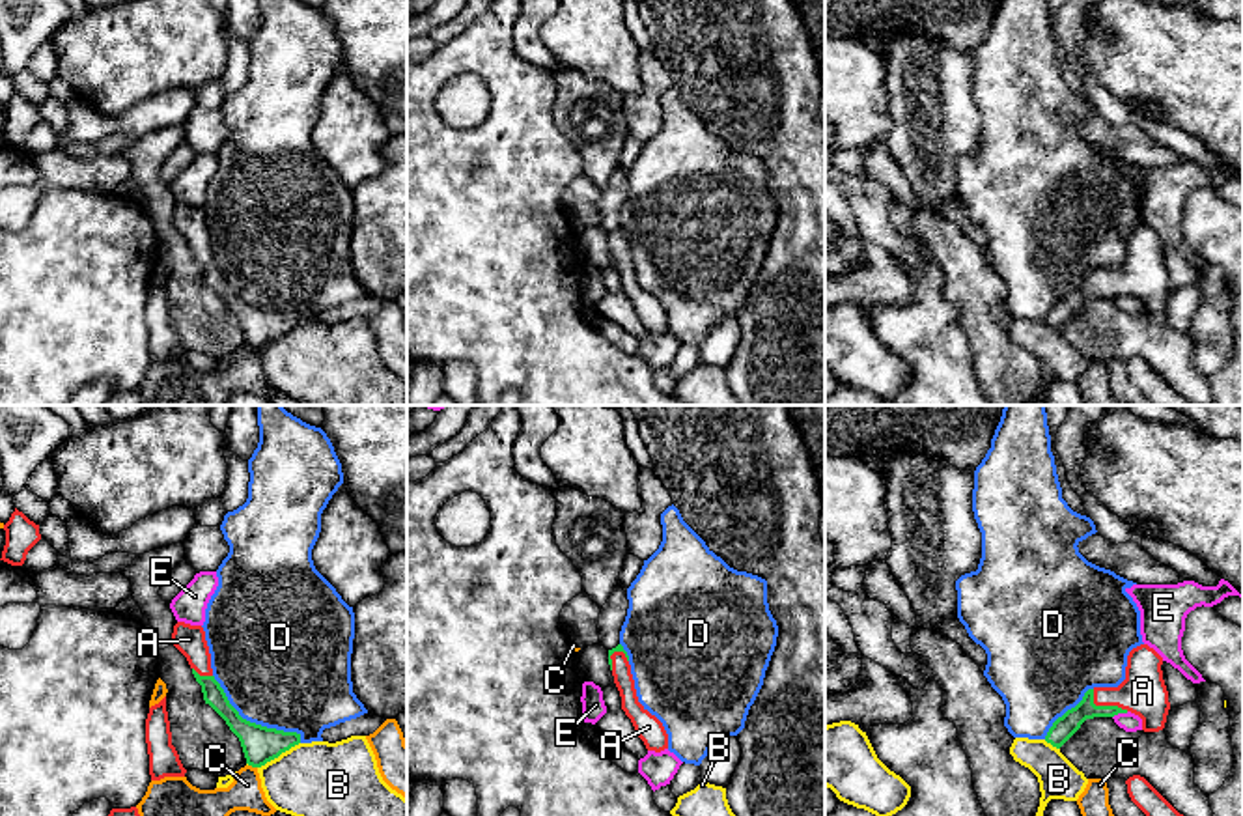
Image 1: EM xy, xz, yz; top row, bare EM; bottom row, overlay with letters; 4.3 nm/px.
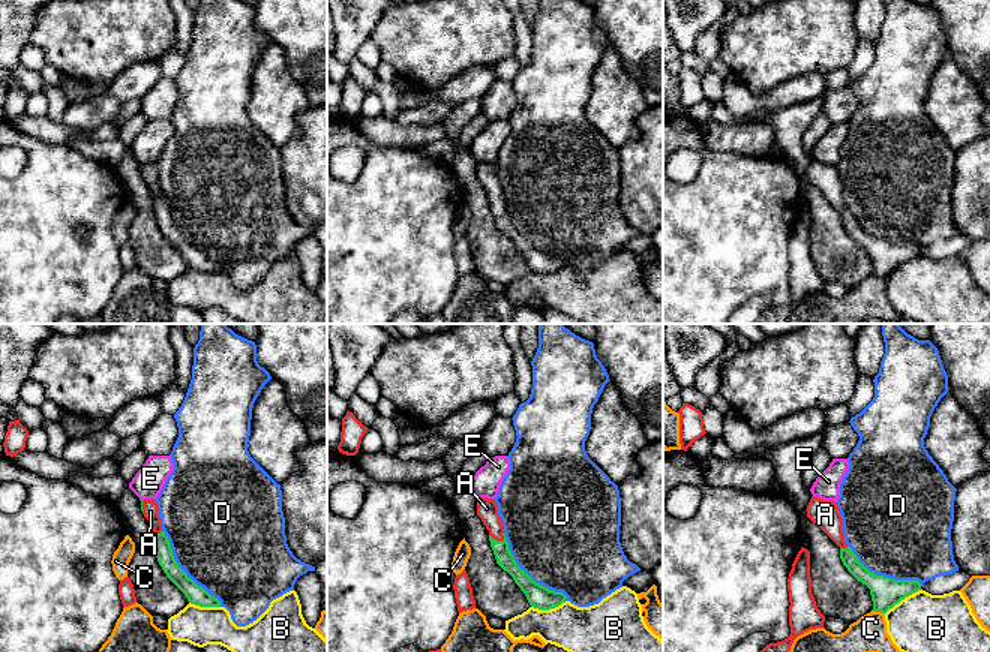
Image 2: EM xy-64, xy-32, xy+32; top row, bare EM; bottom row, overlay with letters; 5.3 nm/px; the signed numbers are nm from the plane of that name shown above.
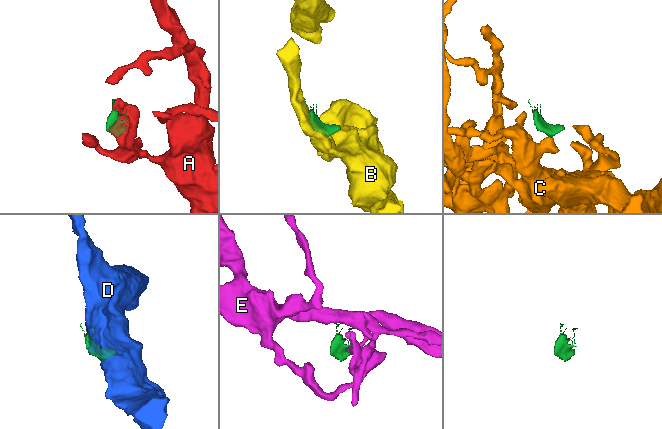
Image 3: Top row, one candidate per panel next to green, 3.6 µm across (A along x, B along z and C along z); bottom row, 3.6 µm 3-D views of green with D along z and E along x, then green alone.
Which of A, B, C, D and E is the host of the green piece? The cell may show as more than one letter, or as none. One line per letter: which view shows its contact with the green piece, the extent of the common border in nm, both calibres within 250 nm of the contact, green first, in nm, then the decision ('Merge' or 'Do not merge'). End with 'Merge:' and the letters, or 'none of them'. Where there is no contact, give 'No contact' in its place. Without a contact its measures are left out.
A: Touches green in yz. Shared border 180 nm. Thickness 100 nm (green) against 200 nm. Merge
B: Touches green in xy. Shared border 220 nm. Thickness 160 nm (green) against 320 nm. Do not merge
C: Touches green in xy. Shared border 40 nm. Thickness 160 nm (green) against 150 nm. Do not merge
D: Touches green in xy. Shared border 480 nm. Thickness 160 nm (green) against 480 nm. Do not merge
E: Touches green in yz. Shared border 80 nm. Thickness 100 nm (green) against 80 nm. Do not merge
Merge: A

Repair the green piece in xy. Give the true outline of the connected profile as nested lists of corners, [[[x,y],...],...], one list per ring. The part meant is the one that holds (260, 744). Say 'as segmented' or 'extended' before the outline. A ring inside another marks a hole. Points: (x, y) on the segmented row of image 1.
extended; [[[177,622],[172,640],[187,657],[196,682],[202,685],[205,704],[209,704],[239,738],[248,766],[261,767],[300,743],[300,734],[297,732],[267,728],[239,715],[213,676],[211,654],[202,626]]]

